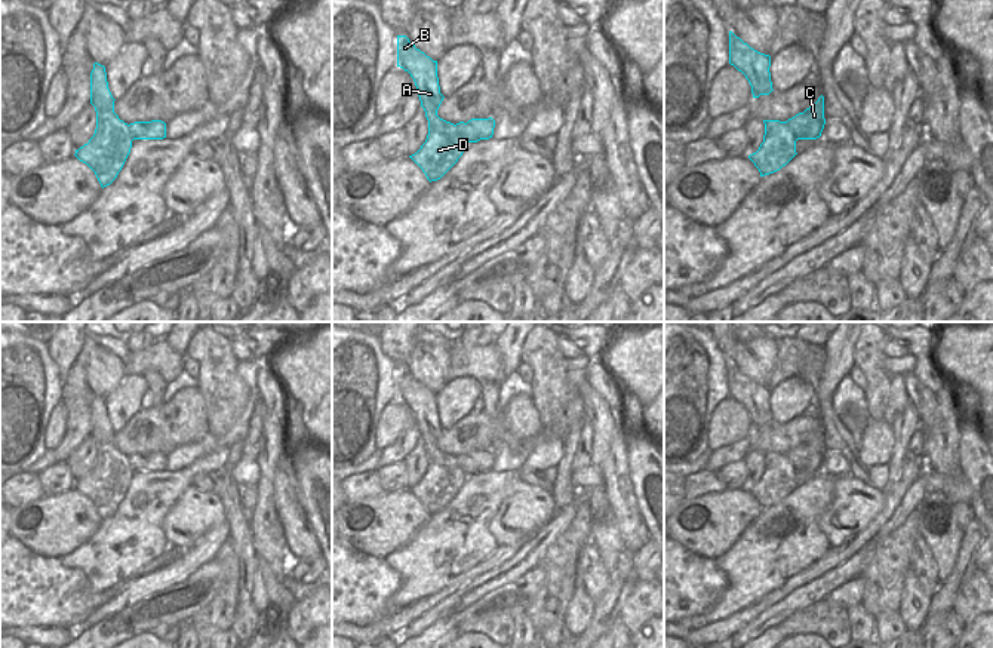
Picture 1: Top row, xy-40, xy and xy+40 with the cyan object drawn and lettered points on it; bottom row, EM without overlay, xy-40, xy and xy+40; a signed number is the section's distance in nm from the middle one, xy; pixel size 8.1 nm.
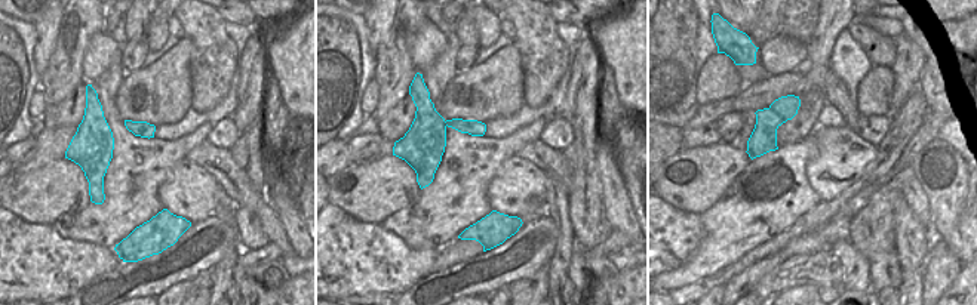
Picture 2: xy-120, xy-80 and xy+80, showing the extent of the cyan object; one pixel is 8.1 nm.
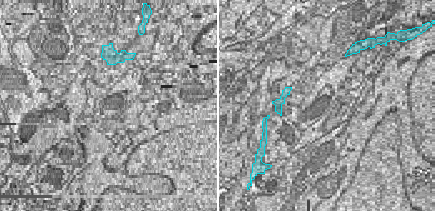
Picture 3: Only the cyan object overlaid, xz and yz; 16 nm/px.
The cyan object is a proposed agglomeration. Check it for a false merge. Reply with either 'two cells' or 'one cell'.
two cells

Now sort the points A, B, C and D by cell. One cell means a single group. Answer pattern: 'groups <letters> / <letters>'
groups A B D / C

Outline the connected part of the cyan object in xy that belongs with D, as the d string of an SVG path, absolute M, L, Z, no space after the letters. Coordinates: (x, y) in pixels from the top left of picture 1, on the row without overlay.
M397 368L397 399L408 403L414 411L421 439L424 440L428 452L428 467L425 475L415 486L409 489L422 501L430 515L437 513L458 494L464 485L467 473L459 464L459 460L464 457L464 454L454 457L437 448L437 442L445 430L440 426L437 393L433 393L424 384L416 381L406 368Z

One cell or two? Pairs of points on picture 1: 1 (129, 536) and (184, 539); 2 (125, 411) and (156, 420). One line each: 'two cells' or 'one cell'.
1: two cells
2: two cells

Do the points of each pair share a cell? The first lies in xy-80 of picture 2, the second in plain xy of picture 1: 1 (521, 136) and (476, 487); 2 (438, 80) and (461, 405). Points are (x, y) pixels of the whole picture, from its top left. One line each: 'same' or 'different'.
1: same
2: same

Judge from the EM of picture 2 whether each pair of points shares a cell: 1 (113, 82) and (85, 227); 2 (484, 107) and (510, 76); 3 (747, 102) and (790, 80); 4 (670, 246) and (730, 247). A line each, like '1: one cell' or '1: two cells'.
1: one cell
2: one cell
3: one cell
4: two cells

